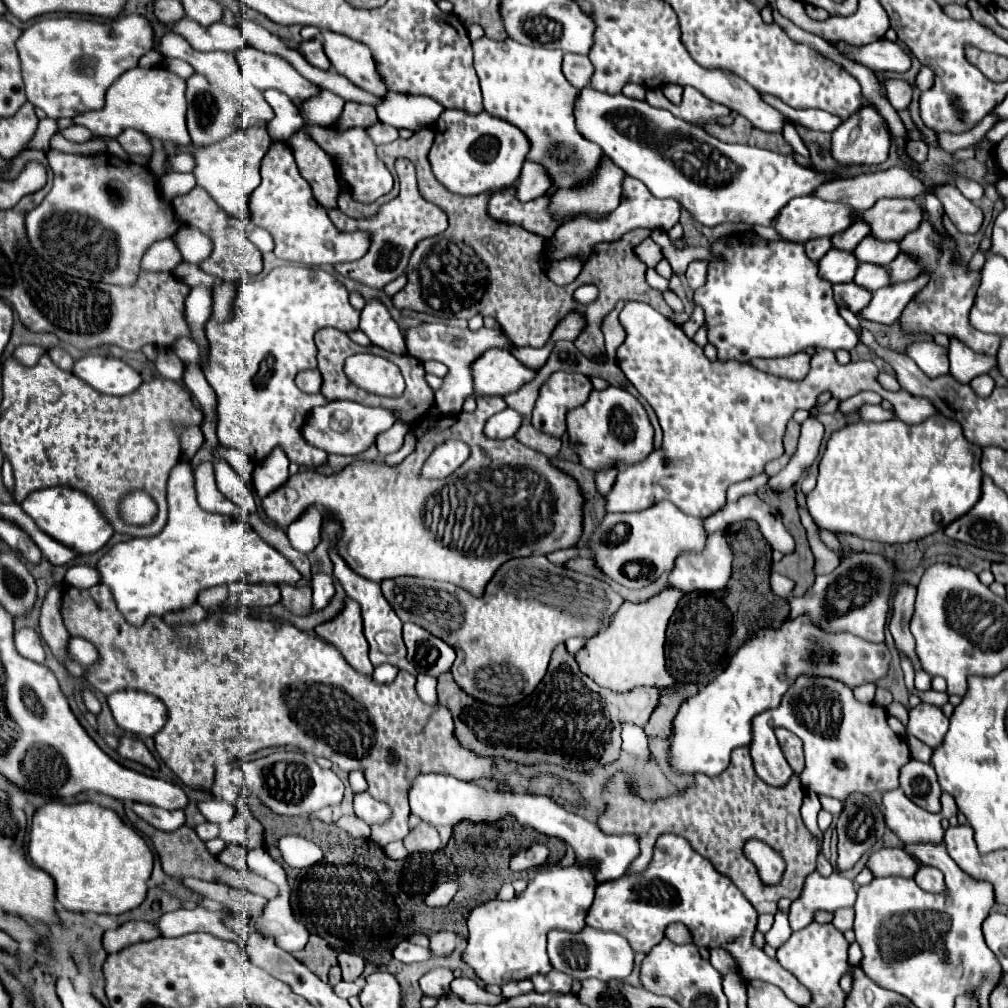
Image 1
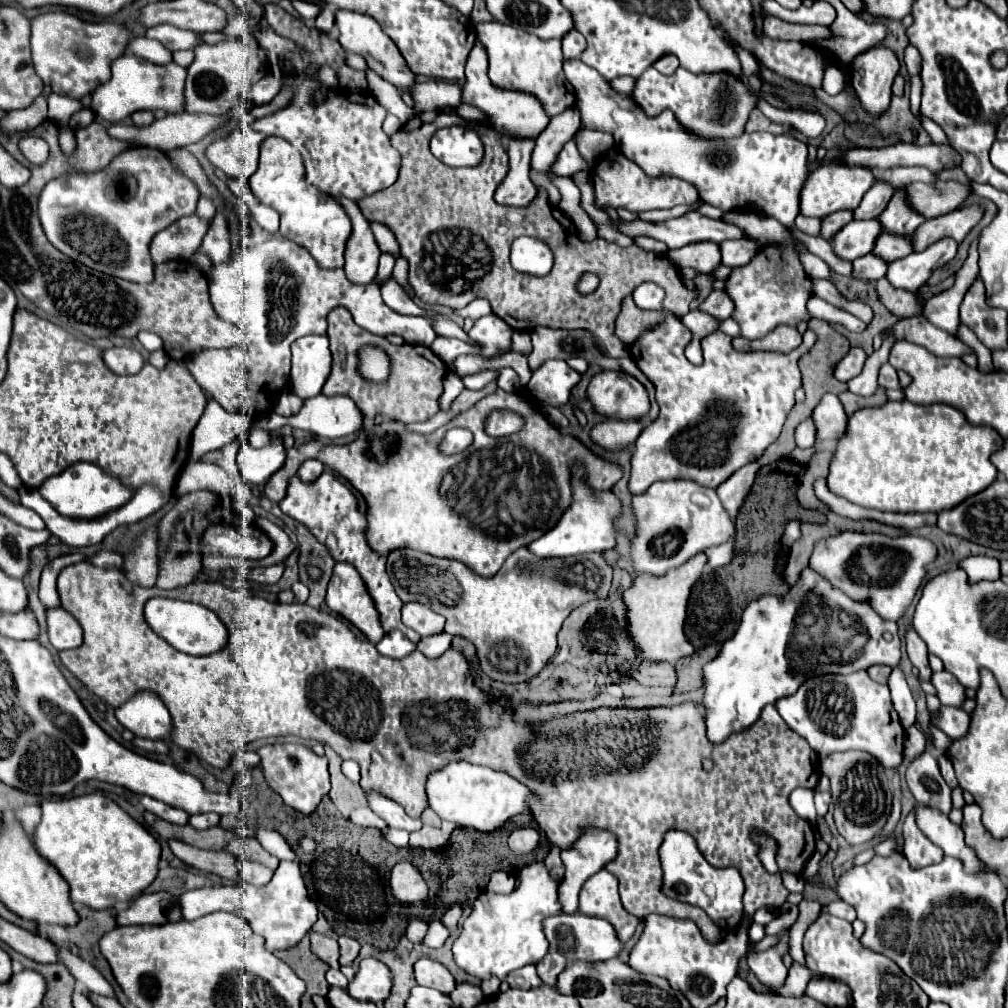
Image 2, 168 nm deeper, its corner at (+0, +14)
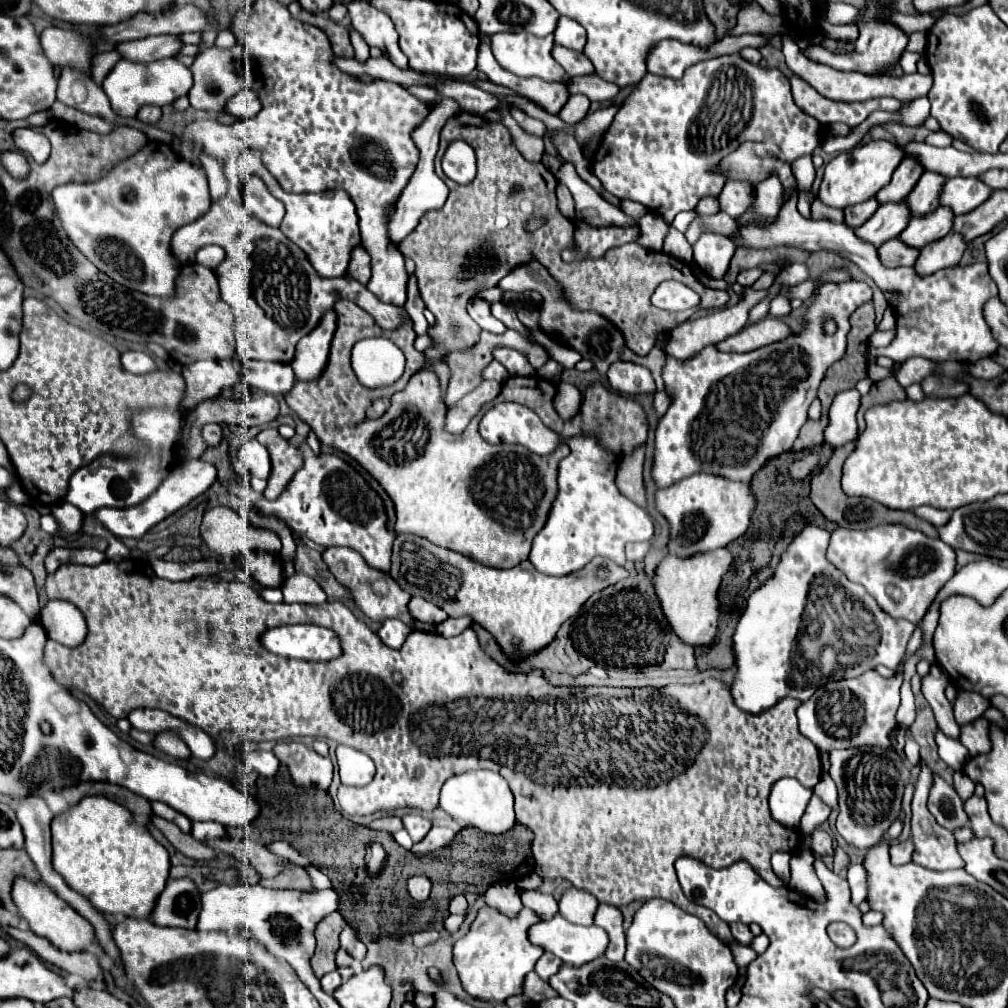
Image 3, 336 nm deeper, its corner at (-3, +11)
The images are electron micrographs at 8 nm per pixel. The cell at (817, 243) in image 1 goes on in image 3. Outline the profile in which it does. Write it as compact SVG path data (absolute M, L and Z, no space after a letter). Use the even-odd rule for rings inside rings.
M868 199L868 201L860 203L860 205L852 205L852 207L844 209L844 223L846 223L848 227L856 229L858 225L866 223L866 221L874 215L876 209L878 209L876 199Z

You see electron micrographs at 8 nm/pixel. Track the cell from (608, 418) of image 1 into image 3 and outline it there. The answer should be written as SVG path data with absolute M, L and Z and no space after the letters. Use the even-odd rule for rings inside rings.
M616 361L610 365L608 385L616 393L632 395L632 397L656 391L654 379L648 369L634 363L624 363L624 361Z

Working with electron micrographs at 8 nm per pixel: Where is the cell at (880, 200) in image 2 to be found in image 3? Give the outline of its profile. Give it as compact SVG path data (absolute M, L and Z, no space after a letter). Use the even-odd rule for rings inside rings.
M904 157L900 161L898 169L892 173L890 183L876 193L878 205L902 201L914 189L916 181L920 179L922 173L924 173L924 169L920 169L920 163L918 161L908 161L908 157Z

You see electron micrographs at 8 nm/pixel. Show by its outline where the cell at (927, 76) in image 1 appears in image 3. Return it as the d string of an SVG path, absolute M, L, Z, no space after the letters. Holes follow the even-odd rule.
M904 53L898 61L898 65L904 69L904 73L916 73L916 63L922 59L920 53Z

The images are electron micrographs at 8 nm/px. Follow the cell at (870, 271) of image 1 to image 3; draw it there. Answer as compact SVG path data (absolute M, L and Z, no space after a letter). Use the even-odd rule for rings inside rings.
M938 207L928 217L912 217L908 227L898 235L898 239L912 249L922 249L924 245L948 235L952 229L952 219L954 213L950 209Z

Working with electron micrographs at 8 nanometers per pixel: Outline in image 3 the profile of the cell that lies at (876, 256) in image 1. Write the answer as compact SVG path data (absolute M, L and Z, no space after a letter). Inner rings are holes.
M926 171L922 173L916 187L904 199L912 217L924 217L938 209L938 193L940 193L940 183L944 183L944 179L946 177L940 177L936 173L926 173Z

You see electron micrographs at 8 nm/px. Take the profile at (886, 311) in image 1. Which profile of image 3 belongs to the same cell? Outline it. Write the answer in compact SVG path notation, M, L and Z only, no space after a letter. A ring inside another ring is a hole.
M950 233L942 237L940 241L928 243L924 249L920 249L914 269L920 277L924 277L946 267L956 267L962 259L964 249L966 249L964 239L958 233Z

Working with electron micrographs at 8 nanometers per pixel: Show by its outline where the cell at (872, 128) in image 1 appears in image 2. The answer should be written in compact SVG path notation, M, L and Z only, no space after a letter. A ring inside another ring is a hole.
M873 46L851 62L851 86L863 102L865 110L879 116L887 110L891 100L891 84L899 72L897 54L885 46Z

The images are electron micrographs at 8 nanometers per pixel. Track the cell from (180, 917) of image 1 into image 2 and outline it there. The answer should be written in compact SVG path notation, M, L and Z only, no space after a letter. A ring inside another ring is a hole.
M281 860L273 880L267 886L257 886L257 888L249 884L241 884L241 886L229 884L229 886L209 886L209 888L205 886L199 890L189 890L181 896L181 912L185 920L197 920L217 910L237 912L239 916L243 916L257 934L265 936L271 952L289 950L291 946L301 942L301 938L317 922L317 904L309 898L307 886L303 882L303 874L295 862L287 862L287 860Z

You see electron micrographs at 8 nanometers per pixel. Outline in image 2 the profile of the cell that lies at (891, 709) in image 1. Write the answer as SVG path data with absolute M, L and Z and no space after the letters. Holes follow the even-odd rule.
M911 725L906 730L903 755L905 760L912 761L926 749L926 739L923 733Z

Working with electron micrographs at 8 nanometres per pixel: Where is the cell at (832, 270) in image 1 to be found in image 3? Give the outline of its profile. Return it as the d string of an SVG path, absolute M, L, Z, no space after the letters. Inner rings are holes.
M904 201L888 203L884 207L878 207L878 211L854 233L858 239L880 247L884 241L890 241L892 237L896 237L908 225L908 221L910 221L910 213Z

